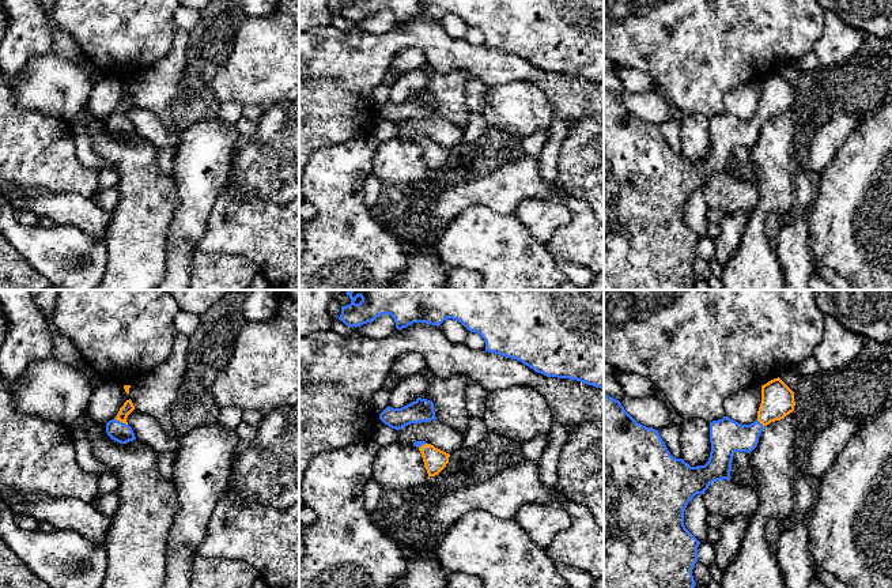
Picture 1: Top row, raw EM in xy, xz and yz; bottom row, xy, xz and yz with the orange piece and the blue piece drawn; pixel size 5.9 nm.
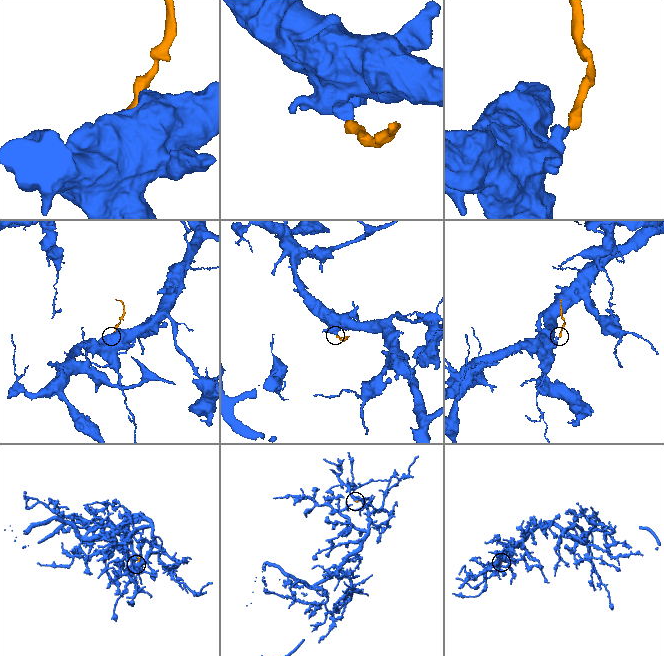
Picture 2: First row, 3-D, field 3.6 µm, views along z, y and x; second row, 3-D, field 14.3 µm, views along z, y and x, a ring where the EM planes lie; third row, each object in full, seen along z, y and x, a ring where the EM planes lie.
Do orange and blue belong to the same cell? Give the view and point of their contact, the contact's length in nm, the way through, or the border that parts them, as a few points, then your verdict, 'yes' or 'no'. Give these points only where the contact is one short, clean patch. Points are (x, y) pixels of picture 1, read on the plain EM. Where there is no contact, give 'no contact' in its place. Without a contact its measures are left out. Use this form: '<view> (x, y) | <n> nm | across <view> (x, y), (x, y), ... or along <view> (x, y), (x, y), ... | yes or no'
xy (121, 116) | 90 nm | across xy (128, 102), (121, 116), (123, 128) | yes

